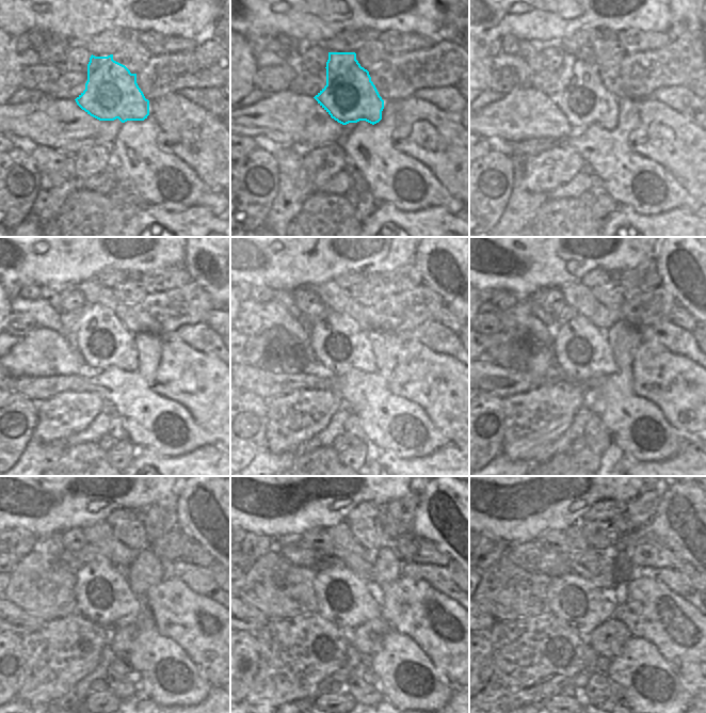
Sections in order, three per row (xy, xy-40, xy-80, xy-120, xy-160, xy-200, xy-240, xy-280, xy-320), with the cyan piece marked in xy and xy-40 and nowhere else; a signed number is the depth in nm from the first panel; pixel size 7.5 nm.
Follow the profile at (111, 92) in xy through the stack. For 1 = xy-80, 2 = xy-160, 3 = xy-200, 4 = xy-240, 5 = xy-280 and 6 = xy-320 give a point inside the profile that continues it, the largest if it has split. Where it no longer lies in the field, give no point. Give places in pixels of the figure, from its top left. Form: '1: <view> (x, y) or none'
1: xy-80 (581, 97)
2: xy-160 (342, 343)
3: xy-200 (578, 361)
4: xy-240 (103, 603)
5: xy-280 (346, 604)
6: xy-320 (580, 606)

